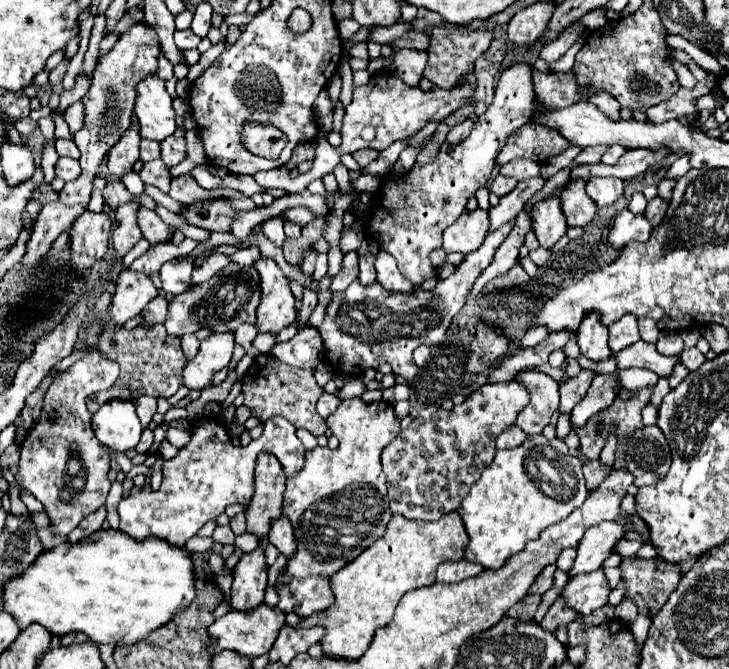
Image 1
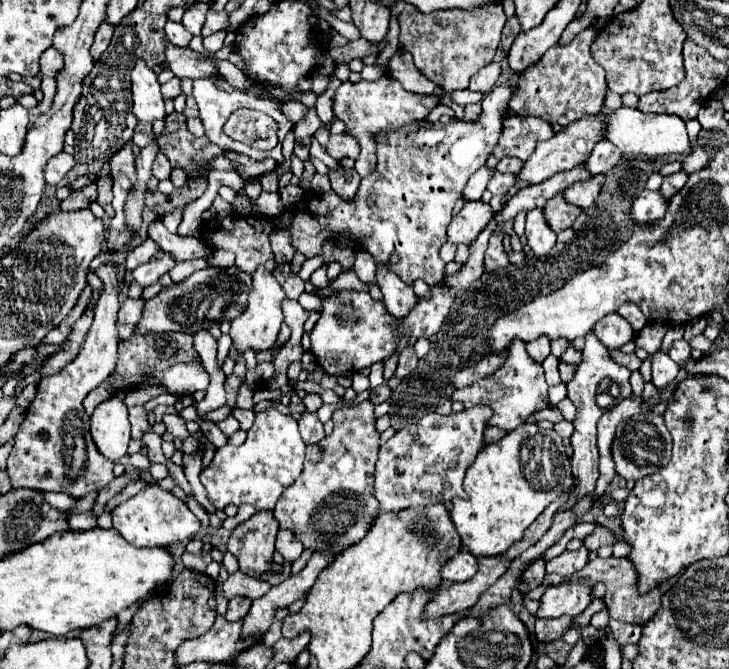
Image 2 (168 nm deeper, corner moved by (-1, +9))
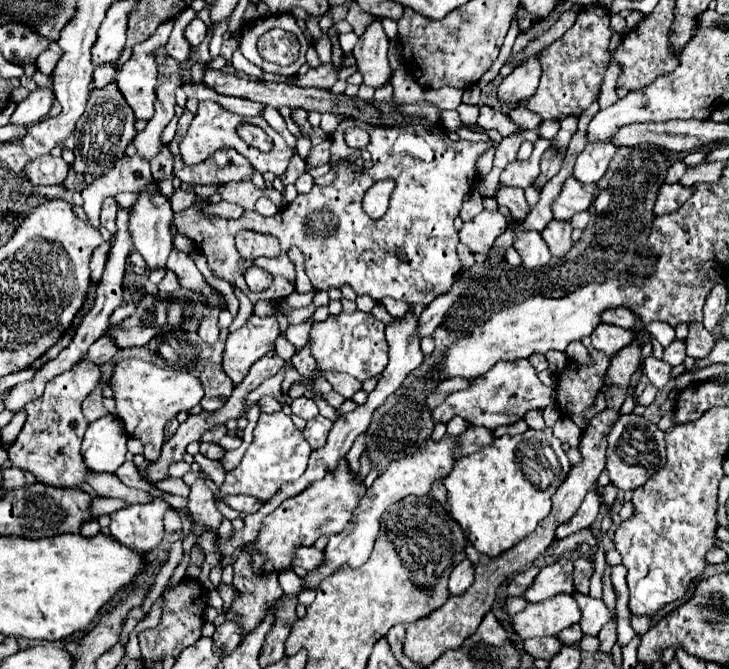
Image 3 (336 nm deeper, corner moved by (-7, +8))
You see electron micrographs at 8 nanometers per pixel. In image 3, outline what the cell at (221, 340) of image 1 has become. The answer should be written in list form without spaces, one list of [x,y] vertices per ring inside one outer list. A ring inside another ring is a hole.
[[[121,360],[115,366],[115,374],[111,378],[111,388],[115,390],[117,416],[125,424],[129,436],[139,438],[145,446],[145,458],[157,460],[163,446],[163,432],[167,420],[175,418],[181,410],[191,410],[203,398],[203,386],[197,376],[179,370],[163,370],[145,360]]]

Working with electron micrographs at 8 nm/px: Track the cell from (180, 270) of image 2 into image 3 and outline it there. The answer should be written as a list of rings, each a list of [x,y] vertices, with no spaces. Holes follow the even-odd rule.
[[[167,270],[167,274],[165,274],[165,278],[159,282],[159,292],[167,292],[167,294],[171,294],[171,292],[175,292],[175,290],[179,290],[181,288],[181,284],[179,284],[179,280],[175,280],[175,272],[171,272],[171,270]]]

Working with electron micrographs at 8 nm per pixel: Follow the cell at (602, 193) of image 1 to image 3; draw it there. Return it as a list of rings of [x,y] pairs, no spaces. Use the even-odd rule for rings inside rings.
[[[567,178],[561,194],[553,202],[553,216],[557,220],[571,220],[573,214],[589,210],[597,196],[597,184],[579,184],[575,178]]]

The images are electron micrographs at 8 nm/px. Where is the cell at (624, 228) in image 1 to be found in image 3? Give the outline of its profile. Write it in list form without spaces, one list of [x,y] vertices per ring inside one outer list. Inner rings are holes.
[[[663,184],[659,188],[657,202],[655,202],[655,208],[653,208],[655,216],[677,212],[687,202],[687,198],[691,194],[693,194],[693,190],[687,188],[687,186],[681,186],[681,184]]]

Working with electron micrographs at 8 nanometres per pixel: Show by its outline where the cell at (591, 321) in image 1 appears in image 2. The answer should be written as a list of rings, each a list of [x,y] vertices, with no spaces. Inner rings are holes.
[[[589,333],[585,349],[583,349],[583,363],[579,365],[575,377],[567,383],[567,389],[569,389],[567,397],[577,407],[577,415],[573,419],[575,431],[571,435],[571,447],[573,447],[571,465],[573,465],[573,475],[577,477],[575,501],[583,499],[585,495],[589,495],[593,501],[597,499],[597,495],[595,495],[595,481],[599,477],[599,471],[597,471],[597,461],[599,461],[599,455],[597,455],[597,421],[605,411],[609,411],[611,407],[615,407],[617,403],[621,403],[625,397],[631,395],[629,375],[631,375],[631,371],[623,365],[617,365],[609,357],[607,347],[601,347],[601,343],[597,343],[597,339],[593,339]]]

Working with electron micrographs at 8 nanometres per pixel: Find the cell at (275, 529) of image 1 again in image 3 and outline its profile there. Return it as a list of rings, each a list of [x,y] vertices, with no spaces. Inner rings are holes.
[[[303,546],[303,548],[297,548],[295,550],[293,566],[301,566],[305,570],[313,570],[313,568],[317,568],[321,564],[321,560],[323,560],[323,552],[321,550],[317,550],[313,546],[311,548]]]

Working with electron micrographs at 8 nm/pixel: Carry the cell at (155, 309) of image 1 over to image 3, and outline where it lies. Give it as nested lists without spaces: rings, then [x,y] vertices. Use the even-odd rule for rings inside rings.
[[[103,336],[99,342],[95,342],[95,346],[89,348],[89,352],[85,354],[85,358],[87,360],[93,360],[95,364],[105,364],[117,352],[119,352],[119,346],[115,344],[115,340],[111,336]]]

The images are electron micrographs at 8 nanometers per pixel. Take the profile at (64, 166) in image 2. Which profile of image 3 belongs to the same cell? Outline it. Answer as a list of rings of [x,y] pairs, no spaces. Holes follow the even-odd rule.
[[[41,156],[39,160],[33,160],[25,166],[25,172],[29,180],[37,186],[51,186],[51,184],[61,184],[67,178],[69,164],[63,158],[57,156]]]

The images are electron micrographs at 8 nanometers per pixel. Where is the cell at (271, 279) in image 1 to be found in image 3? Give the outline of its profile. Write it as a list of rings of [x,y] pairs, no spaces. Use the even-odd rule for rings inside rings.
[[[251,314],[249,320],[235,332],[229,334],[223,352],[223,370],[239,384],[247,376],[251,364],[275,350],[275,340],[281,336],[279,322],[275,316]]]

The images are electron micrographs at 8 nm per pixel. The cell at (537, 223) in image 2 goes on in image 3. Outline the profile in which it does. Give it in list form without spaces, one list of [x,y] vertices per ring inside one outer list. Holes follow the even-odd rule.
[[[537,230],[517,234],[513,246],[521,254],[525,268],[539,268],[551,260],[551,252],[547,250],[547,242],[543,240],[541,232],[537,232]]]

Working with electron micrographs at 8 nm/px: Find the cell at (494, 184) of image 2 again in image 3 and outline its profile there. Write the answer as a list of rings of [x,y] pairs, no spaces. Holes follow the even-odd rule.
[[[499,186],[497,192],[495,192],[495,200],[501,206],[507,206],[511,210],[511,216],[515,220],[523,220],[525,214],[529,212],[529,206],[527,206],[525,196],[523,196],[523,188],[517,188],[517,186]]]

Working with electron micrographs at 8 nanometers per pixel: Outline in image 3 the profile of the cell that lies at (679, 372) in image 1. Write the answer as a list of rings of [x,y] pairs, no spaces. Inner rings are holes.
[[[651,356],[651,358],[645,358],[643,366],[645,366],[645,374],[647,374],[649,382],[651,382],[657,390],[665,388],[665,386],[671,382],[671,370],[673,370],[673,368],[671,368],[667,362],[657,360],[657,358]]]

